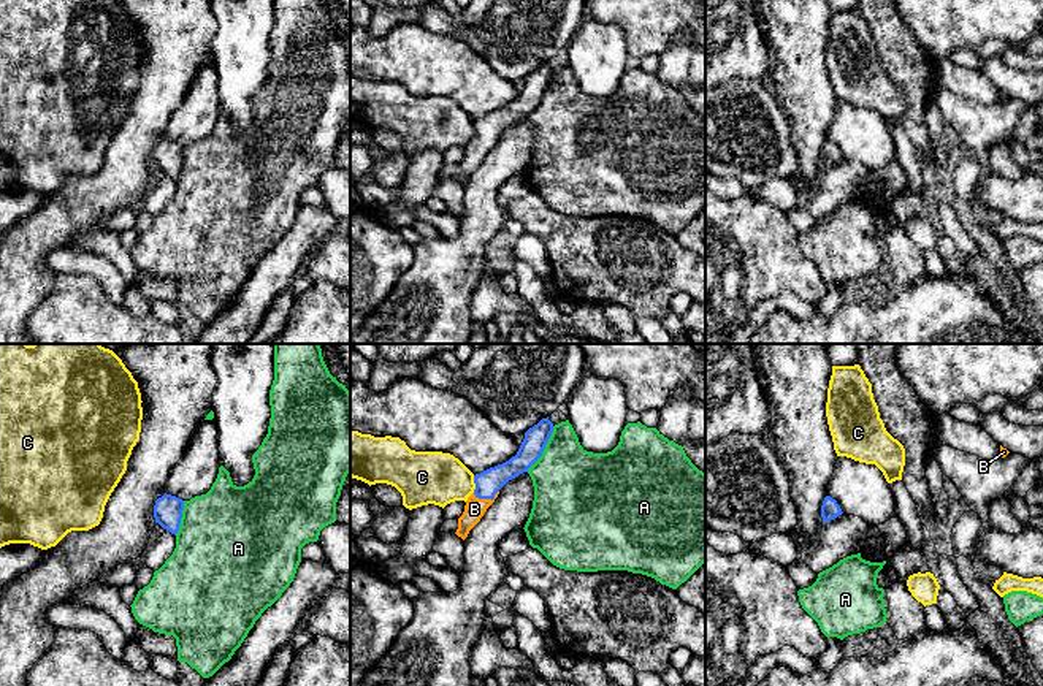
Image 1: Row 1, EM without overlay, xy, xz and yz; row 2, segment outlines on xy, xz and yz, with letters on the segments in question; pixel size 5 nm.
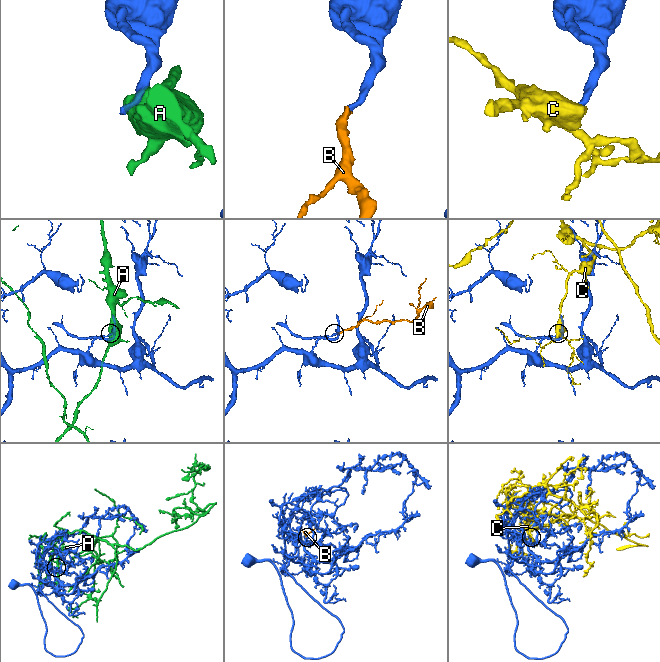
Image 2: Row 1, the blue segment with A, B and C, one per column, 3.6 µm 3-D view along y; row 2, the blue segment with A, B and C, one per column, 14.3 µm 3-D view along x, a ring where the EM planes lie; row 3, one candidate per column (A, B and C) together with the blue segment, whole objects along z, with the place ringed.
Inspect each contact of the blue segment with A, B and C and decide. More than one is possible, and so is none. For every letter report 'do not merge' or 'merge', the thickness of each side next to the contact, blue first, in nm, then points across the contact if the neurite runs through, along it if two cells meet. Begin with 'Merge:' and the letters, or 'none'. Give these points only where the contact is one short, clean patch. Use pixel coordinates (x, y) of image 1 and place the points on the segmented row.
Merge: B
A: do not merge | 120/400 nm
B: merge | 130/110 nm | across xz (489, 482), (487, 498), (474, 509)
C: do not merge | 130/280 nm

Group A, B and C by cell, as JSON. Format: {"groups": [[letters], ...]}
{"groups": [["A"], ["B"], ["C"]]}

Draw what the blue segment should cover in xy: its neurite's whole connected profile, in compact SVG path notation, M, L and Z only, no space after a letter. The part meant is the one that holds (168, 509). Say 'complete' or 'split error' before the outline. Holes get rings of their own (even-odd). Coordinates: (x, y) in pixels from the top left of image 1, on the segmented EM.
complete; M165 493L154 505L155 523L176 535L181 526L182 510L184 501Z

